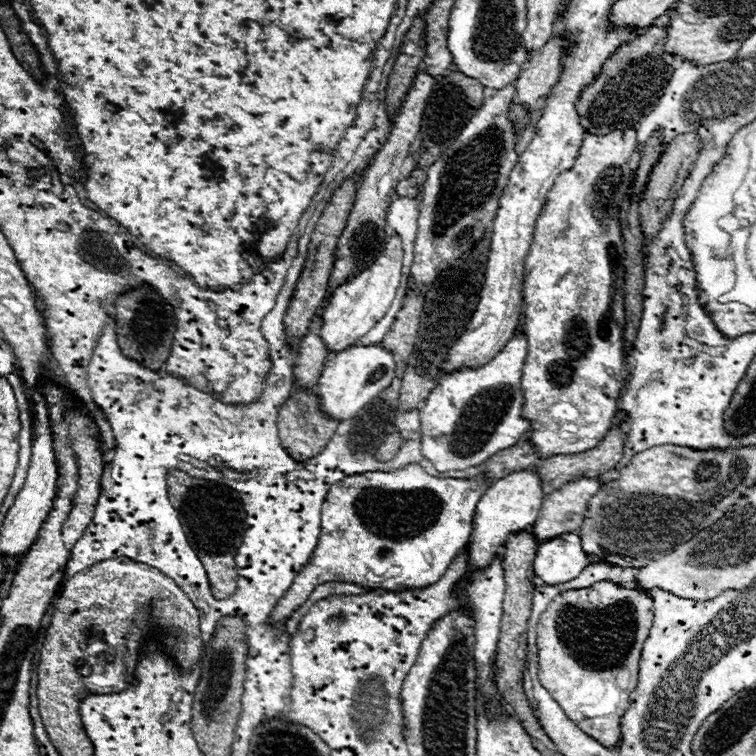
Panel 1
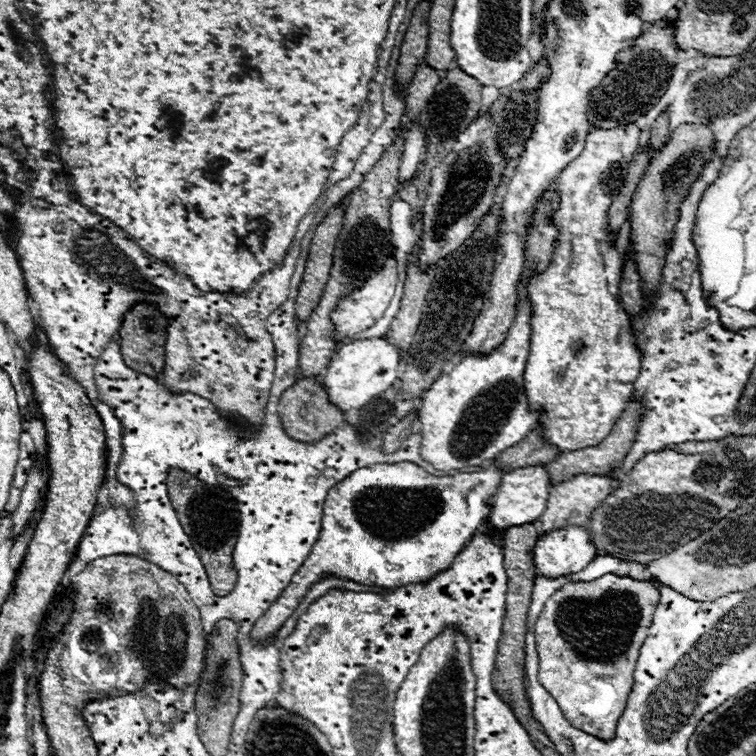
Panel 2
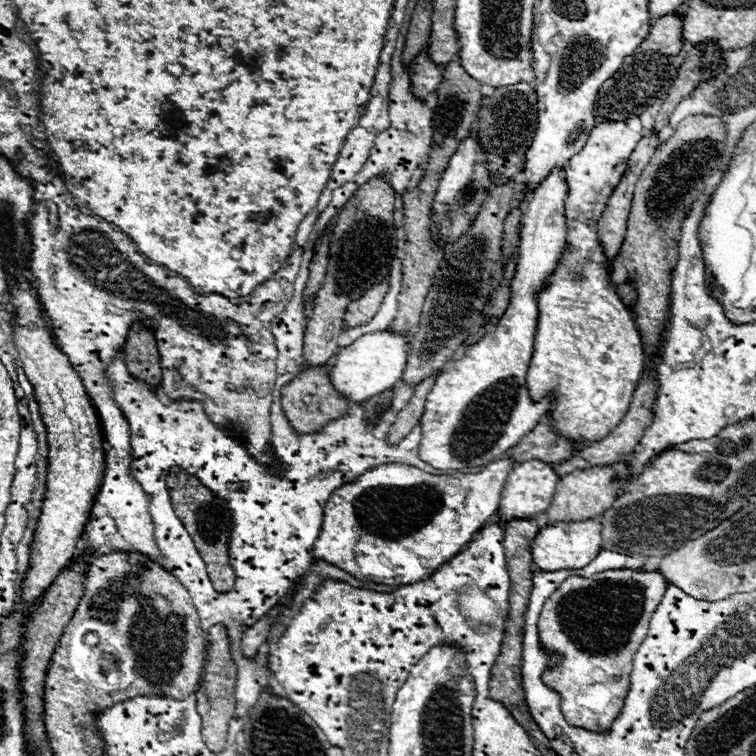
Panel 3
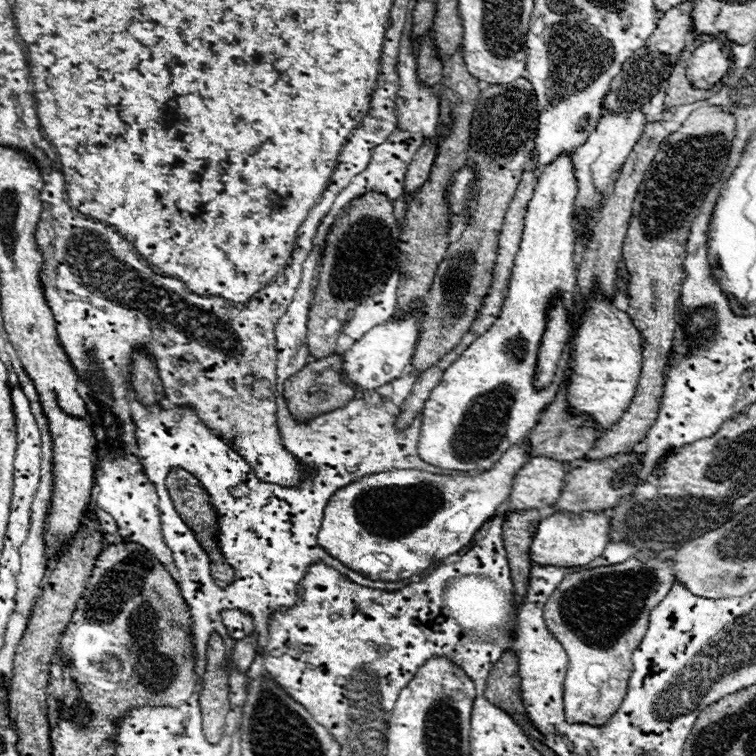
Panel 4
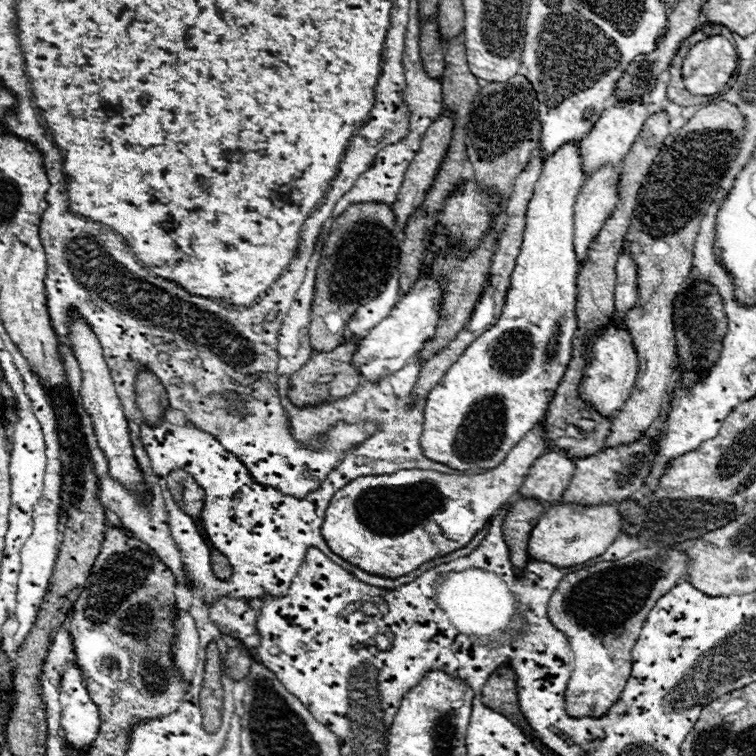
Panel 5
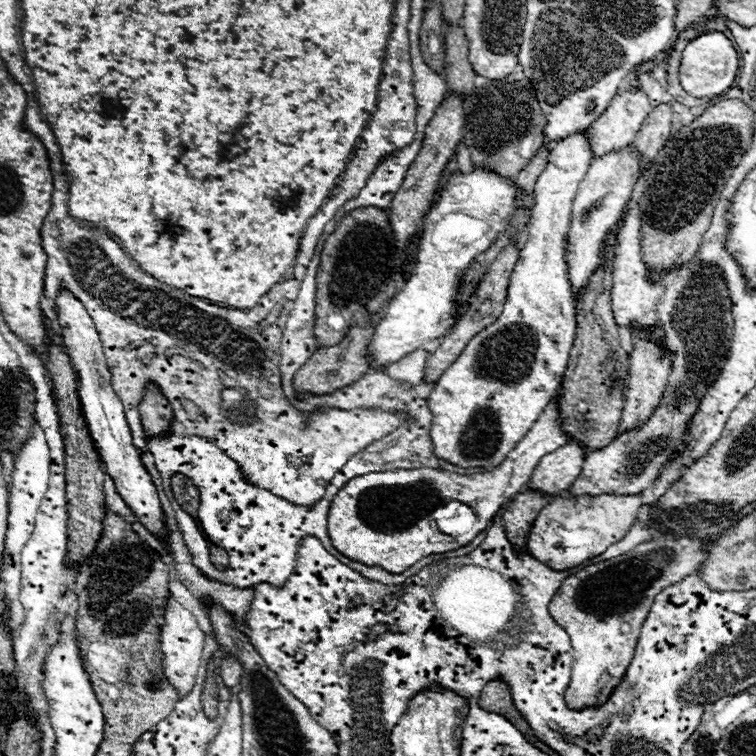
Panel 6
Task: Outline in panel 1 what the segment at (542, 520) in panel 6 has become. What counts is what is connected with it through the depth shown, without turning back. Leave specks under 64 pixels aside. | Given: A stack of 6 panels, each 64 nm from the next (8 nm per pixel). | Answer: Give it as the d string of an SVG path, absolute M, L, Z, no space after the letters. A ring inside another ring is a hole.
M572 532L538 544L534 572L548 586L556 586L576 578L588 564L590 560L580 546L580 536Z

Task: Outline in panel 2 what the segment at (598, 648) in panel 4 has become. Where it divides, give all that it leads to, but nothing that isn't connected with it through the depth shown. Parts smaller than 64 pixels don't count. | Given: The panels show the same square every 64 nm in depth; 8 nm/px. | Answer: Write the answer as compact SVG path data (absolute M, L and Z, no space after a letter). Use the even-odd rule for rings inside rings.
M606 574L594 582L562 586L552 594L536 622L540 684L556 698L566 718L580 730L612 740L628 694L642 642L658 604L658 582L640 582Z

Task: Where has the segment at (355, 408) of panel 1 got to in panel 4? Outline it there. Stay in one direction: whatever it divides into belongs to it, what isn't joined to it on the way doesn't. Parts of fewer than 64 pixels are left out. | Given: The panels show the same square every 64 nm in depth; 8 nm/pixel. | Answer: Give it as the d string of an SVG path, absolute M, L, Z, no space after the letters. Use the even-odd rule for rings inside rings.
M416 318L406 320L390 320L386 324L380 324L366 332L360 340L356 340L350 350L342 354L342 374L348 376L350 384L358 392L374 392L386 384L390 384L394 378L400 378L406 366L410 364L414 346L418 338L418 322Z

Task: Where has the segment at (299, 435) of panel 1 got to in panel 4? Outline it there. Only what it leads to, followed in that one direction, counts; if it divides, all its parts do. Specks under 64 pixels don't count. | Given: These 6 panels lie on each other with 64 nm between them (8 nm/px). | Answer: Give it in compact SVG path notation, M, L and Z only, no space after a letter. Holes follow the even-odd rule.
M332 354L330 358L322 358L306 364L298 374L294 374L294 378L290 378L284 384L284 400L286 400L288 412L298 424L308 424L316 416L342 408L356 396L356 390L340 378L340 370L342 370L342 356Z

